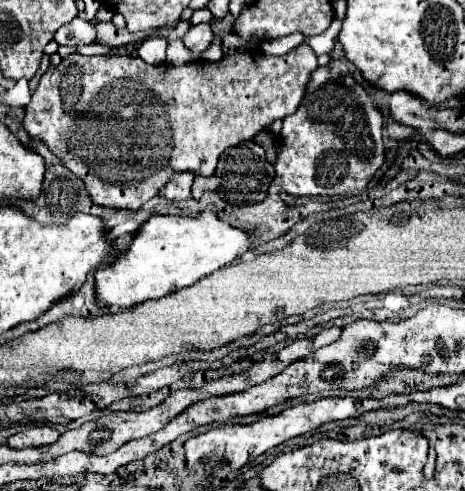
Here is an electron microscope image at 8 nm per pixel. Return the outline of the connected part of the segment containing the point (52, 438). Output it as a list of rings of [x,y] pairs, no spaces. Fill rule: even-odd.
[[[31,426],[31,428],[25,428],[17,434],[13,434],[7,444],[11,448],[29,448],[29,446],[47,446],[47,444],[53,444],[57,442],[59,438],[59,432],[51,426]]]

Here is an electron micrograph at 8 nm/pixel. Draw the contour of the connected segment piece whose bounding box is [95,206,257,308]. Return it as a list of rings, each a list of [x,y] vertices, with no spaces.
[[[207,206],[197,216],[151,216],[137,232],[131,246],[107,268],[95,274],[95,290],[101,306],[127,308],[151,298],[163,298],[175,290],[193,286],[201,278],[241,258],[253,250],[257,234],[239,230],[217,216],[215,206]]]

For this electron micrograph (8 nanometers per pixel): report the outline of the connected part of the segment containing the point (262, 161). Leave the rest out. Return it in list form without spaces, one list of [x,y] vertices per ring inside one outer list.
[[[247,140],[247,142],[241,142],[239,146],[227,148],[221,154],[213,176],[207,176],[207,178],[195,176],[193,198],[201,198],[205,190],[217,190],[231,204],[239,204],[239,206],[253,204],[253,202],[261,202],[267,196],[267,188],[273,182],[273,178],[275,178],[273,164],[267,160],[263,148],[255,140]]]

